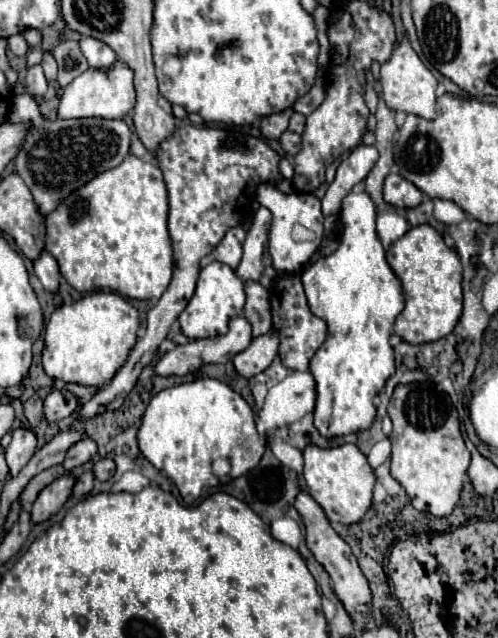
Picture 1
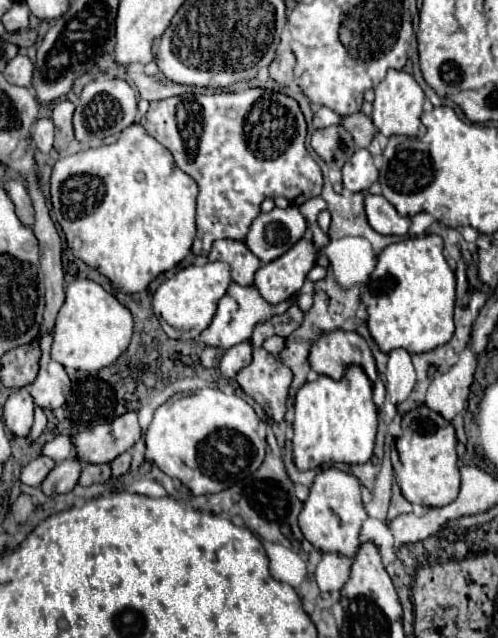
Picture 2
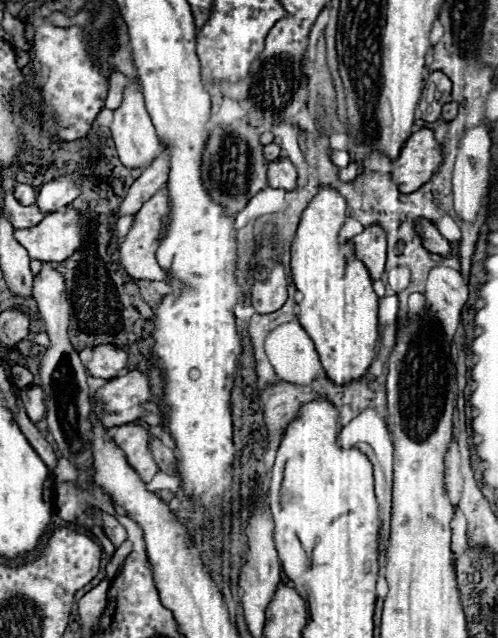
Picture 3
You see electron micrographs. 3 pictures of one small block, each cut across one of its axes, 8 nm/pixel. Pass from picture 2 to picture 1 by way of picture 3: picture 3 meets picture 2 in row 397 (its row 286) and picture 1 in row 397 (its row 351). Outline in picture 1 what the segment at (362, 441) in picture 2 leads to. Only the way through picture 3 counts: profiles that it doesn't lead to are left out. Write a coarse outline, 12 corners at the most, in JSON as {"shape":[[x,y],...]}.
{"shape":[[366,192],[340,246],[302,272],[328,338],[310,360],[314,426],[368,430],[394,374],[400,280]]}

